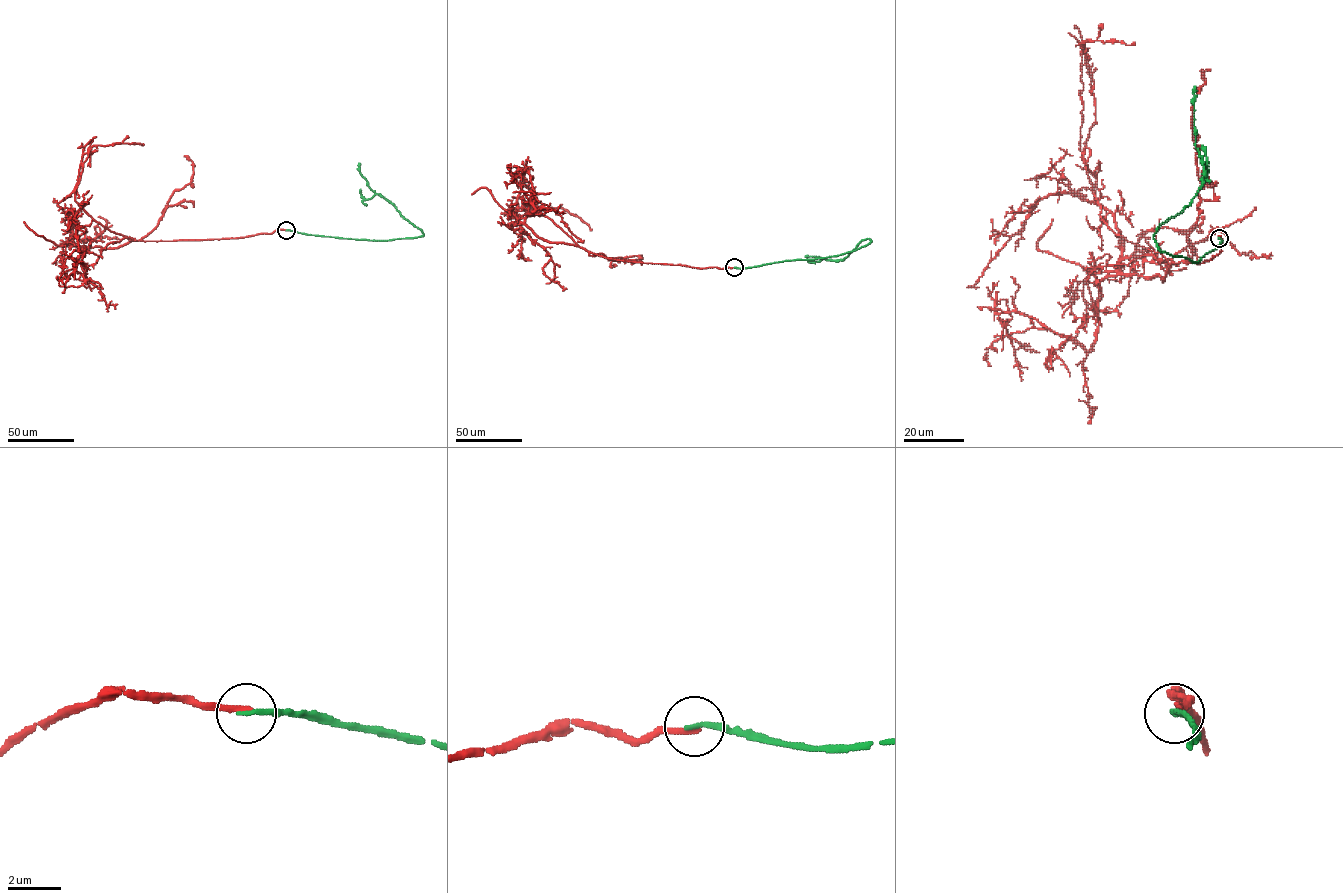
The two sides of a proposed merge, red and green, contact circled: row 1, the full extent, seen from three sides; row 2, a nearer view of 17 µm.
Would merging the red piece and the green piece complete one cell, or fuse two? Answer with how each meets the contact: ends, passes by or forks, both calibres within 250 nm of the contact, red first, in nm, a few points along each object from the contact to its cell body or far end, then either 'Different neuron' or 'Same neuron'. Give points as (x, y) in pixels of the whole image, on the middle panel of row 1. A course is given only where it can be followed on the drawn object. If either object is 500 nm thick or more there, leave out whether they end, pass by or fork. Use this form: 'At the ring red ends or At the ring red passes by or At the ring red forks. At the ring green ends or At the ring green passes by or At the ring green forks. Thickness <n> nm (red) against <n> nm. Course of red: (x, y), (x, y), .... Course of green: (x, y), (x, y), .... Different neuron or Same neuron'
At the ring red ends. At the ring green ends. Thickness 240 nm (red) against 200 nm. Course of red: (734, 267), (609, 259), (543, 240), (519, 224), (515, 213), (505, 213), (518, 207), (526, 213), (544, 204). Course of green: (734, 267), (836, 256), (871, 241), (862, 240), (842, 260), (806, 257). Same neuron

